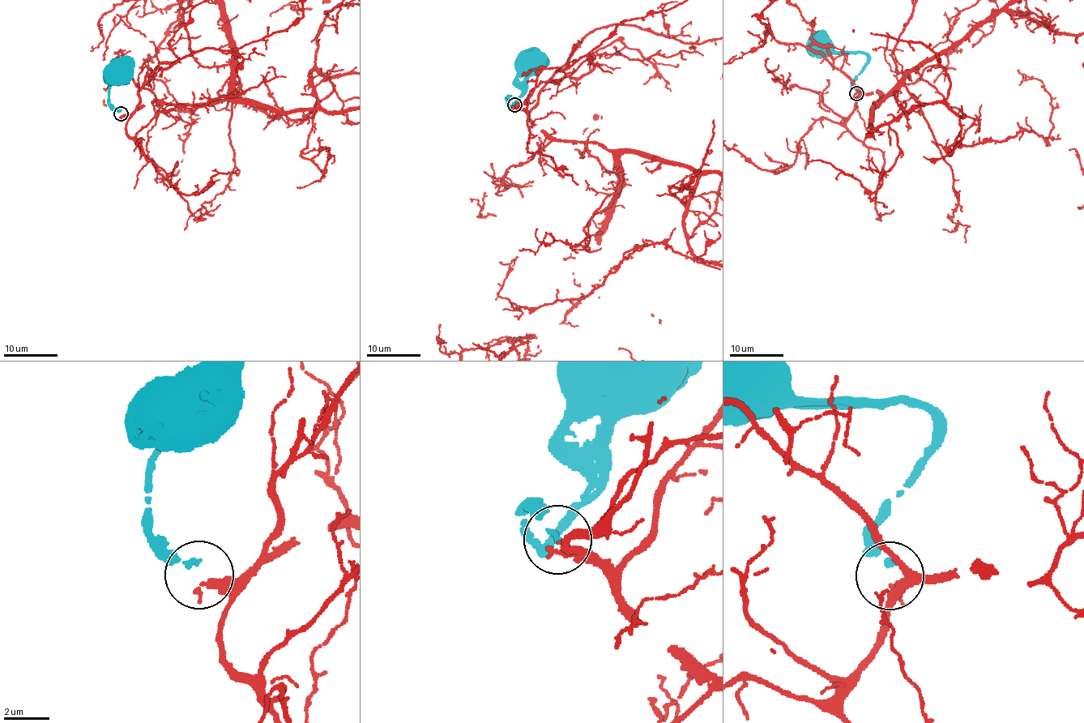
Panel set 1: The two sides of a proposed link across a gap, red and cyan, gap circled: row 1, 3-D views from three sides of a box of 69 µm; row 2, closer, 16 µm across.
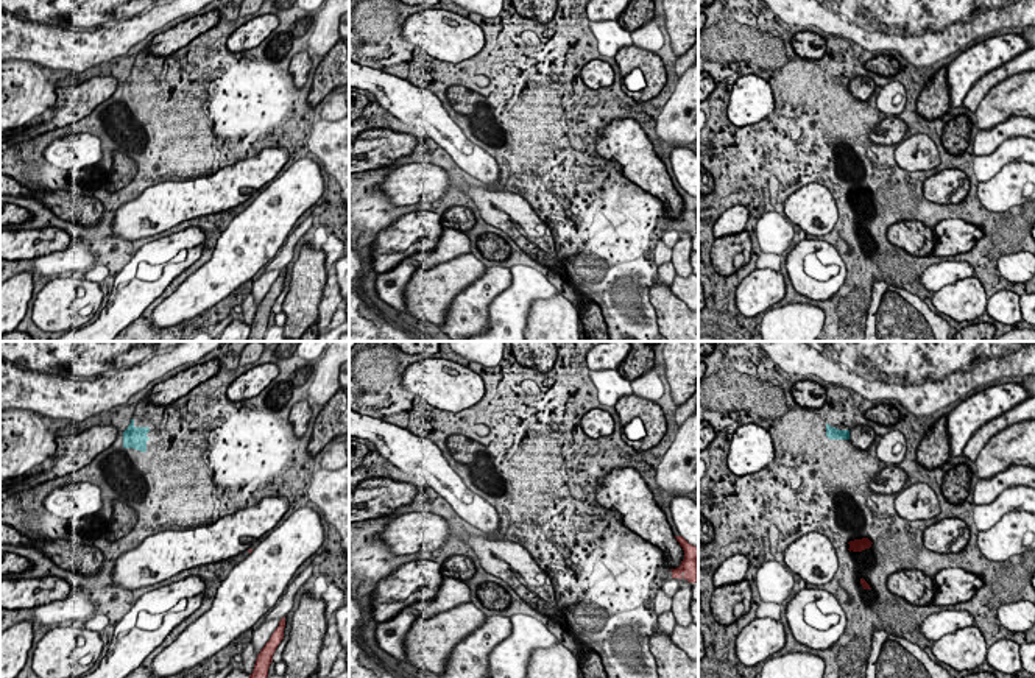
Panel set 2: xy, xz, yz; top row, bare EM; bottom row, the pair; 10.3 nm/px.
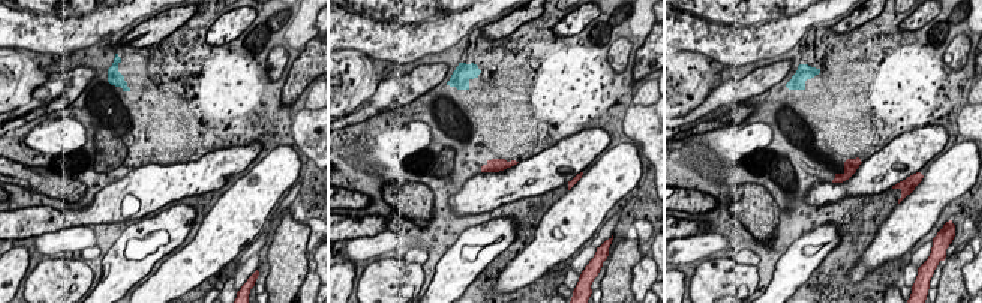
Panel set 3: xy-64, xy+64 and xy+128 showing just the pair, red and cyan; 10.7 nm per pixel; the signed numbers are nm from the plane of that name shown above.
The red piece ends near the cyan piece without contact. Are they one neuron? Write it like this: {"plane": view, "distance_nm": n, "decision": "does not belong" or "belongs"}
{"plane": "yz", "distance_nm": 1050, "decision": "belongs"}

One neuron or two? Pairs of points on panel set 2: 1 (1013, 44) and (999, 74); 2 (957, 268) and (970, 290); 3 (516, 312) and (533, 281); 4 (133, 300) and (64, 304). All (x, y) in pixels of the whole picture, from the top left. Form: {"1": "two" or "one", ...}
{"1": "two", "2": "two", "3": "one", "4": "two"}

